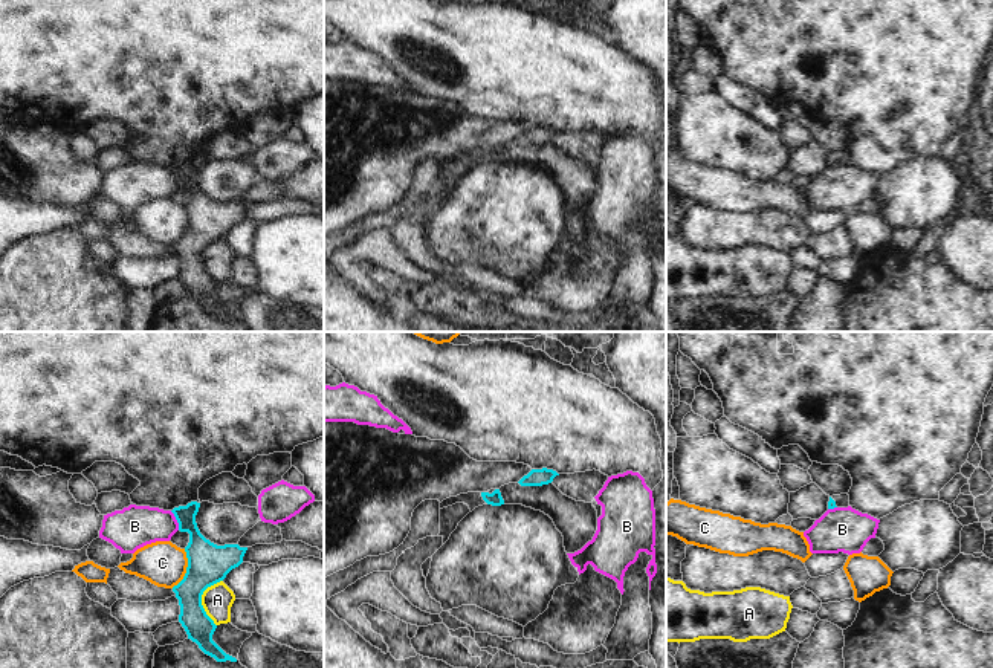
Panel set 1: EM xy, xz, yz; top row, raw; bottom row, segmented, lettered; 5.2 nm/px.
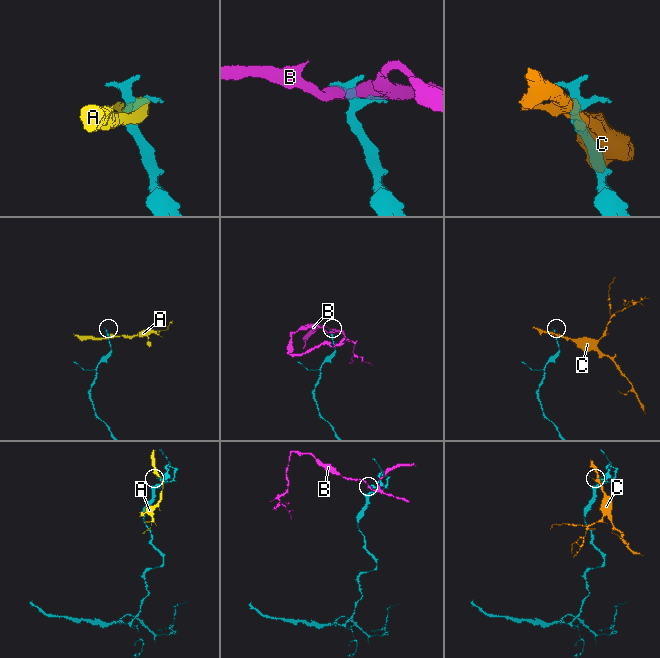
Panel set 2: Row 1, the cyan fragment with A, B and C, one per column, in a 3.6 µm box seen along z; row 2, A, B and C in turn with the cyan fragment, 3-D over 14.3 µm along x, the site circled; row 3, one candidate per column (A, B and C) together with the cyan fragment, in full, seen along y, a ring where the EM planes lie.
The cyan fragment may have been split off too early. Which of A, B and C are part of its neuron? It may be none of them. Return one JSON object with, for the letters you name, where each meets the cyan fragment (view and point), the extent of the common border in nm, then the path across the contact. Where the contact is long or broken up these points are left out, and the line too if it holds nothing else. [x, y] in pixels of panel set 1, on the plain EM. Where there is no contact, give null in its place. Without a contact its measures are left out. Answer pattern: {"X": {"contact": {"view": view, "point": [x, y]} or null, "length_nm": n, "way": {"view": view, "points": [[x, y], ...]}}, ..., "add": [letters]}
{"add": []}

